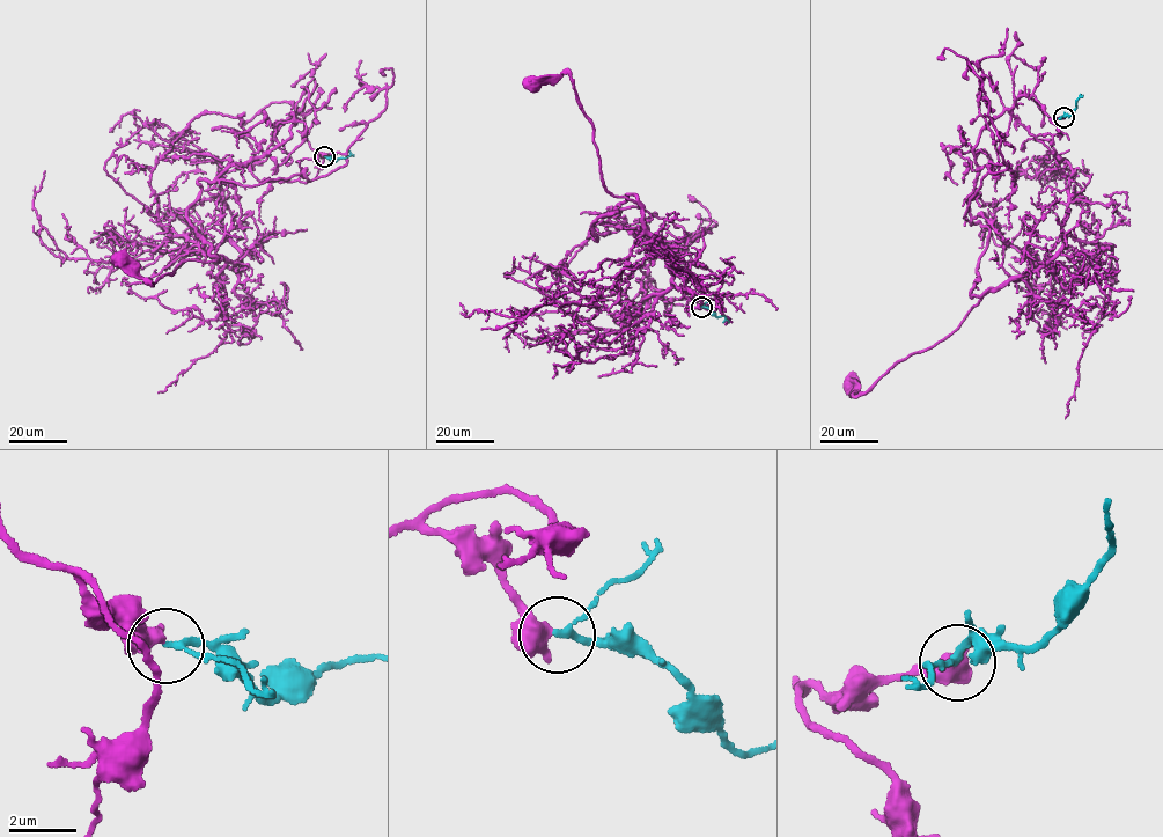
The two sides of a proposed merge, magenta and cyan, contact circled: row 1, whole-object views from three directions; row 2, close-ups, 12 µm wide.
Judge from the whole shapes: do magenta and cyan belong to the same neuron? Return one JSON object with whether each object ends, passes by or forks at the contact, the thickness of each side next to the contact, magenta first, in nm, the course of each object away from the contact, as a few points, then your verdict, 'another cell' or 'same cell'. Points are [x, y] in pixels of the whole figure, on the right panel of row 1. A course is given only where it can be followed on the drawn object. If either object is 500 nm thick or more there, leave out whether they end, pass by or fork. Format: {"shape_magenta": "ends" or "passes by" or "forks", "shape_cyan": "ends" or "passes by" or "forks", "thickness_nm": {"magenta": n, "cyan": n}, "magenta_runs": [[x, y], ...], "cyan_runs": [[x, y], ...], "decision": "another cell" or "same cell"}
{"thickness_nm": {"magenta": 600, "cyan": 160}, "magenta_runs": [[1064, 117], [1020, 96], [980, 131], [966, 202], [989, 234], [970, 295], [981, 296], [935, 345], [852, 387]], "cyan_runs": [[1064, 116], [1075, 108], [1080, 94]], "decision": "another cell"}

